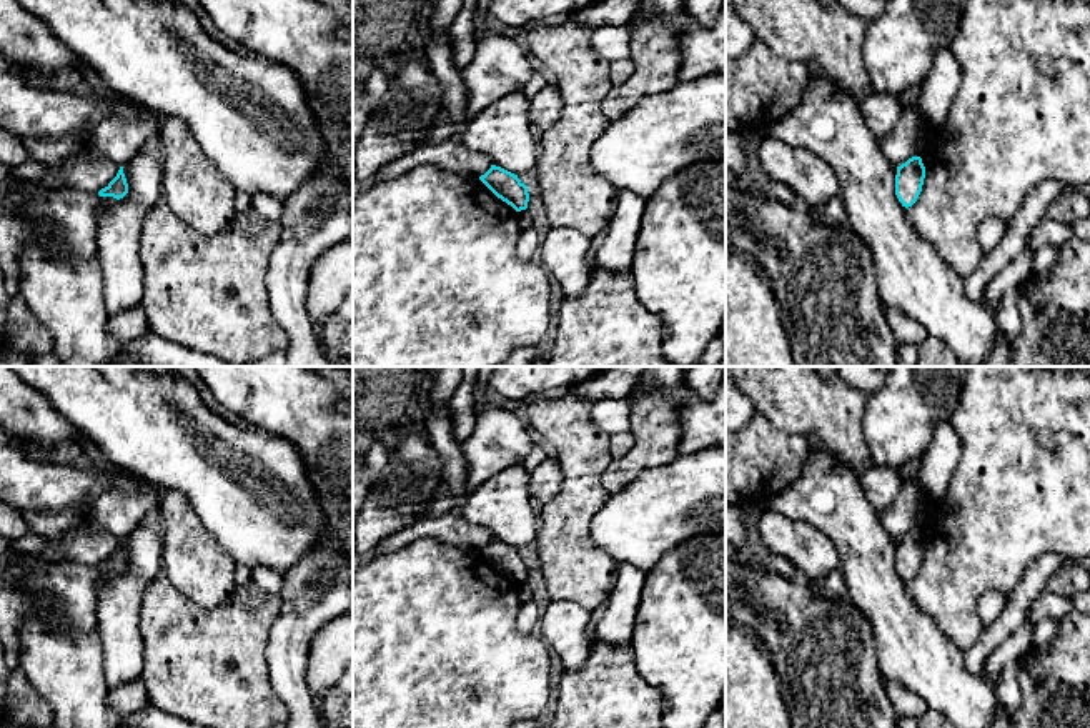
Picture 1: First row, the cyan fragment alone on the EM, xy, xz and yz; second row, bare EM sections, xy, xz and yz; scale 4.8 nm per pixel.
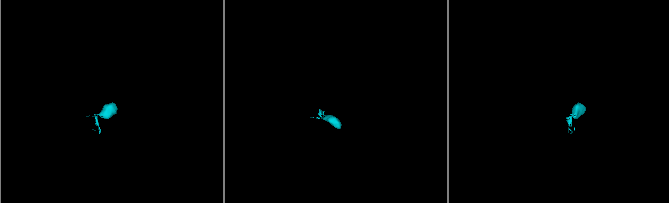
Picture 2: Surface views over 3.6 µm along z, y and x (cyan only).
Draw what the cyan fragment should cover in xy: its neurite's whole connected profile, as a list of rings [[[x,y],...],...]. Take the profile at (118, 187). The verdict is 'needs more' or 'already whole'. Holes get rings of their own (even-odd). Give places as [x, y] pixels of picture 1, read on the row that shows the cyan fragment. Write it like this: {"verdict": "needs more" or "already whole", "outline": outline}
{"verdict": "needs more", "outline": [[[0,162],[0,267],[10,298],[20,292],[18,255],[28,245],[65,258],[95,257],[97,207],[105,197],[120,200],[126,193],[123,167],[105,188],[88,193],[17,180],[13,168]]]}

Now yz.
{"verdict": "already whole", "outline": [[[912,157],[897,167],[895,195],[902,207],[909,208],[917,202],[922,192],[924,178],[925,167],[920,157]]]}

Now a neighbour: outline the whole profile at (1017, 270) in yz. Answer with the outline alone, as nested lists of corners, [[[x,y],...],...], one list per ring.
[[[1033,250],[1022,252],[1015,260],[1012,260],[990,283],[985,287],[982,303],[997,312],[1003,293],[1015,288],[1023,282],[1032,270]]]

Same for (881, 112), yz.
[[[870,90],[864,100],[859,102],[859,108],[870,133],[880,140],[894,130],[904,105],[897,95]]]

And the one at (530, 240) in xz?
[[[534,227],[523,230],[518,242],[518,255],[523,260],[536,260],[539,255],[541,243],[543,235]]]

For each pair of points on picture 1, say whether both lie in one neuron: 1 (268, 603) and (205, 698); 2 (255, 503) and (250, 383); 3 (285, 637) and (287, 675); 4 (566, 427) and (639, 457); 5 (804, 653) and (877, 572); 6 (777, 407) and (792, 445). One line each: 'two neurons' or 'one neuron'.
1: one neuron
2: two neurons
3: one neuron
4: two neurons
5: two neurons
6: two neurons

